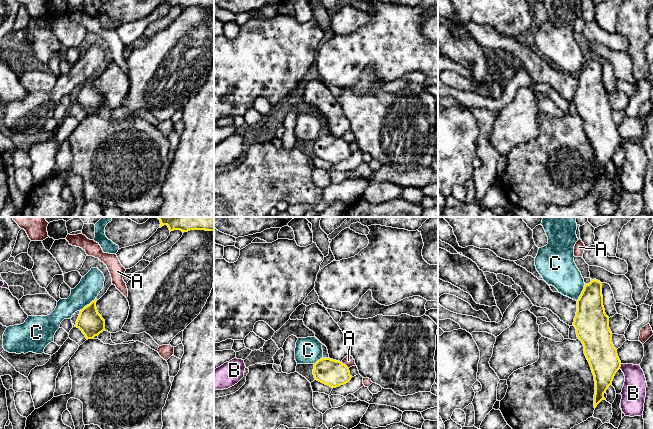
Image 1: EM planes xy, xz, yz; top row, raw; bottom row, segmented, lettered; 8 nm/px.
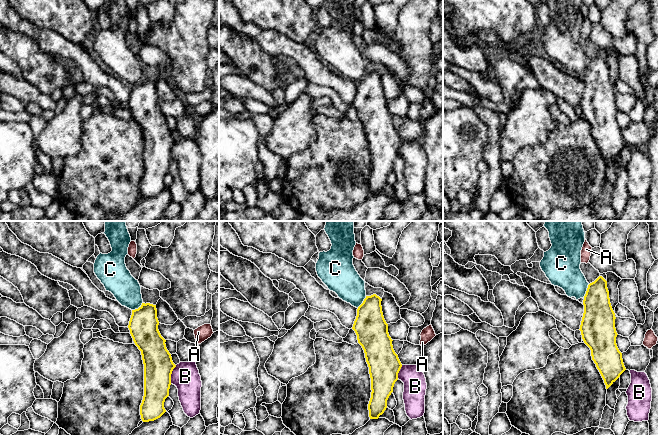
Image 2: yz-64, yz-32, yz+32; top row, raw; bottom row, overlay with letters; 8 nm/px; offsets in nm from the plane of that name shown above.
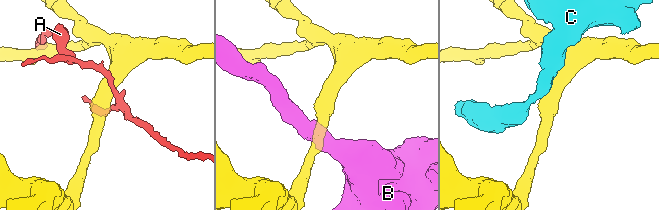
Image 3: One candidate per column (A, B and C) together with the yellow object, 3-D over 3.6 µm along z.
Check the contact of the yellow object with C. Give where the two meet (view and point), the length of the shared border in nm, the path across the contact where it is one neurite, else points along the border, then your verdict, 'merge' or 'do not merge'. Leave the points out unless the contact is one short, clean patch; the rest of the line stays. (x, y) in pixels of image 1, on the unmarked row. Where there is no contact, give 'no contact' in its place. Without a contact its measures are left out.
yz (582, 68) | 150 nm | along yz (585, 60), (580, 72), (576, 76) | do not merge

